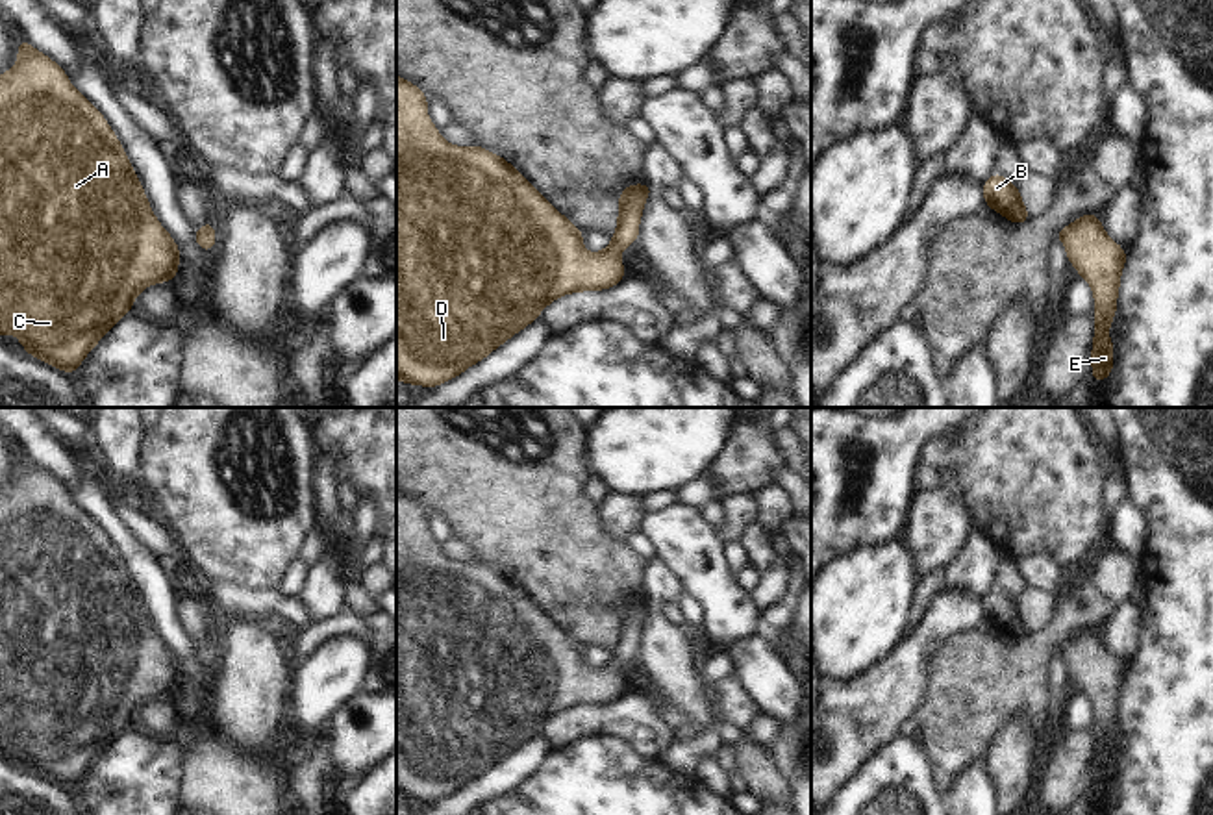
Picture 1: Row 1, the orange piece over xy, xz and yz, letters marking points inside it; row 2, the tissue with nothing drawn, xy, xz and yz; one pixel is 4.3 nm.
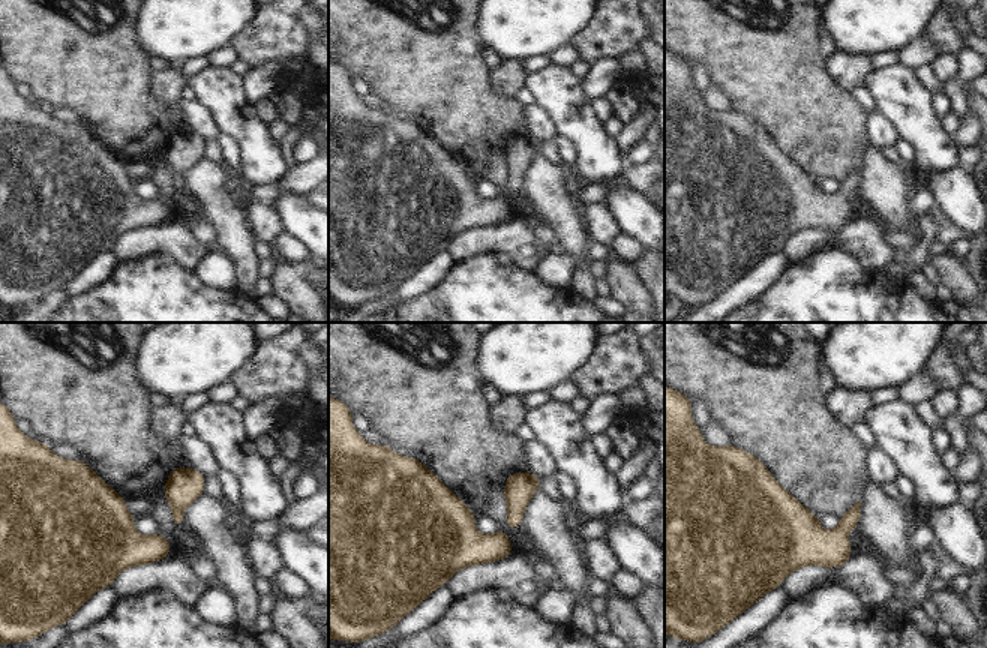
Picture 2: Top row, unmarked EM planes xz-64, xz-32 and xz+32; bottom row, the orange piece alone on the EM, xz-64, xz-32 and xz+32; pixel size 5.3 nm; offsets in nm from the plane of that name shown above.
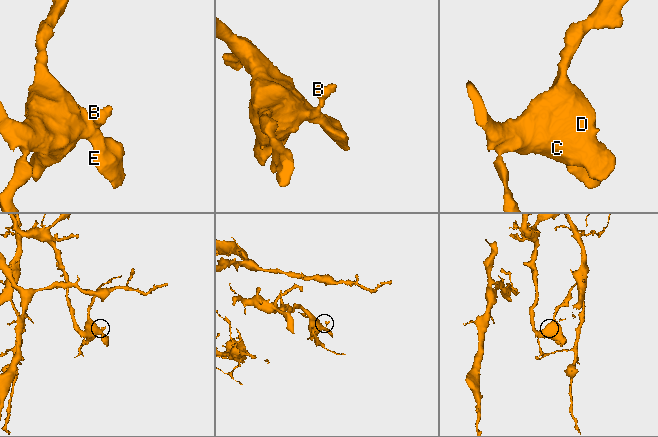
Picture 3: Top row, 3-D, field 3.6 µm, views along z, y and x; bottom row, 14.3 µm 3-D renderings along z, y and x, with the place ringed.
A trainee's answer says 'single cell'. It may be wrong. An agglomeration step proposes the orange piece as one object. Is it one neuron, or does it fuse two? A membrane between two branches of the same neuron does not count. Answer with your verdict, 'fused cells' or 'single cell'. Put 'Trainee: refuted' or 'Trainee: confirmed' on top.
Trainee: confirmed
single cell

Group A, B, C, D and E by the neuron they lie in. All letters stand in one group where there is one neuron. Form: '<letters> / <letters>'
A B C D E

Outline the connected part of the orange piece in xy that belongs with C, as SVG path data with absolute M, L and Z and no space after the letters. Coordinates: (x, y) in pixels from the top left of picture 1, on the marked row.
M19 39L19 61L0 78L0 335L17 333L37 359L76 372L91 348L148 285L174 282L180 250L154 217L117 135L50 57Z

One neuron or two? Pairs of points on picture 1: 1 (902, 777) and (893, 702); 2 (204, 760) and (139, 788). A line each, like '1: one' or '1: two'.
1: two
2: two

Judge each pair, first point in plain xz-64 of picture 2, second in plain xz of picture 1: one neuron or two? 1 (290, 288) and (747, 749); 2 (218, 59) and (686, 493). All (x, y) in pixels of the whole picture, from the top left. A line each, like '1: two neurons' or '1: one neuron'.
1: one neuron
2: one neuron

